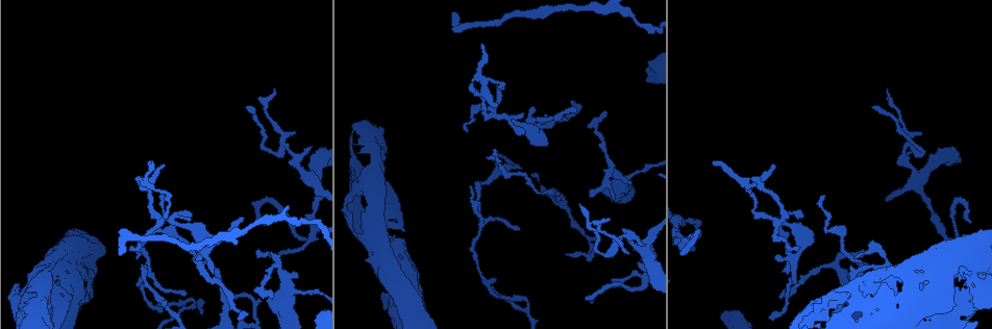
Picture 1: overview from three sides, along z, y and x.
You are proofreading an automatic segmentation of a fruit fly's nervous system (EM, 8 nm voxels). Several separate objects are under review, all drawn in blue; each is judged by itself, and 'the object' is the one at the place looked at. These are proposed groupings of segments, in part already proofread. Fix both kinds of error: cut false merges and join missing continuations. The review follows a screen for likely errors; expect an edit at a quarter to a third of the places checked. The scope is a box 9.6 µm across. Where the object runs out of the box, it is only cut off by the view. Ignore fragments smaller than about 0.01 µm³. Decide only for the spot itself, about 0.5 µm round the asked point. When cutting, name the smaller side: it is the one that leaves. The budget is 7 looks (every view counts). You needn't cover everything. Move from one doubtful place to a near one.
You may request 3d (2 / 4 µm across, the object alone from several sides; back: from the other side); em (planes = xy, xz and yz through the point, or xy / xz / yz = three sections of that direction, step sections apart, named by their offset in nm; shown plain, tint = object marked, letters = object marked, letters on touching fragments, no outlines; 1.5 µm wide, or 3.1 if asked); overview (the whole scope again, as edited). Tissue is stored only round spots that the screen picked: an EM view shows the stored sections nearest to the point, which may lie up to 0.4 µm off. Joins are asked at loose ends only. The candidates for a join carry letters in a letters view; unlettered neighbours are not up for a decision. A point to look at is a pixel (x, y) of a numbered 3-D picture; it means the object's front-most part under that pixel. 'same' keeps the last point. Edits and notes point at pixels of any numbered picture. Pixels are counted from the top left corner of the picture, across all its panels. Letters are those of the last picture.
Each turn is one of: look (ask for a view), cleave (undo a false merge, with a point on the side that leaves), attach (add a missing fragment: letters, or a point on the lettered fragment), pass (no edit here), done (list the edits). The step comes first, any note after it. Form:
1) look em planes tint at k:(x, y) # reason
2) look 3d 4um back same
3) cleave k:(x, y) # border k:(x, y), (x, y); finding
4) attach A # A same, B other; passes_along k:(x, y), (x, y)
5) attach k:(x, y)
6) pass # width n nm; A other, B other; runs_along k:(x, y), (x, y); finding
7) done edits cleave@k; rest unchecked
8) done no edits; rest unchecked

look em planes letters at 1:(481, 46) # thin end

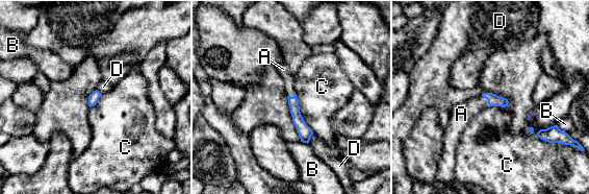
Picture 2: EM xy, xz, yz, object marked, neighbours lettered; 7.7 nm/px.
attach 2:(461, 114) # longest_contact C 360 nm; A same, B other, C other, D other; passes_along 2:(493, 100), (487, 99), (461, 114); the neuron continues

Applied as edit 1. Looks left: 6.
look em xz step 8 tint at 1:(830, 230) # abrupt turn

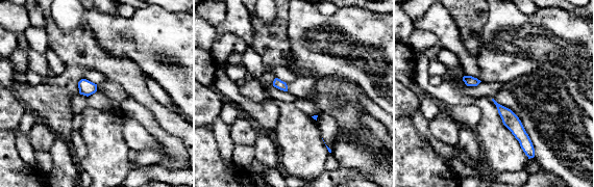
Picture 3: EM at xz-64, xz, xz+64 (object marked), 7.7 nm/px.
look em xz step 8 letters same

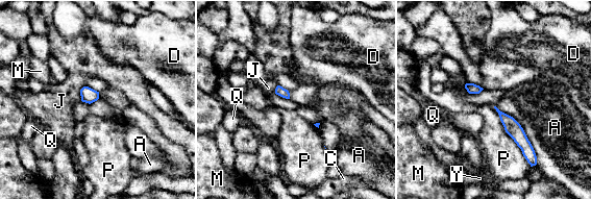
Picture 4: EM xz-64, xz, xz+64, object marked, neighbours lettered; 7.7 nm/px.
pass # width 90 nm; A other, C other, D other, J other, M other, P other, Q other, Y other; border 4:(493, 106), (505, 131), (531, 166); all the same neuron

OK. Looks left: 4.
look overview

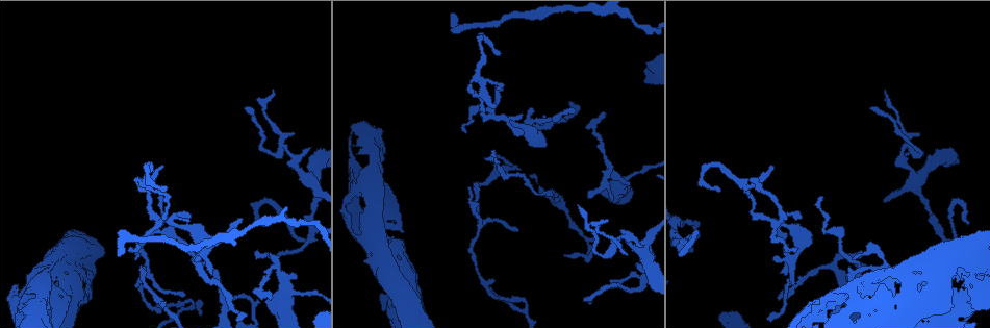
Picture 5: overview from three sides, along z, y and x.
look 3d 2um at 5:(613, 198) # thin end

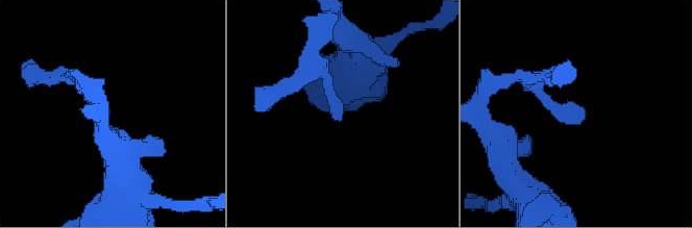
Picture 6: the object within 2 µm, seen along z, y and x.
look em planes plain at 6:(339, 119)

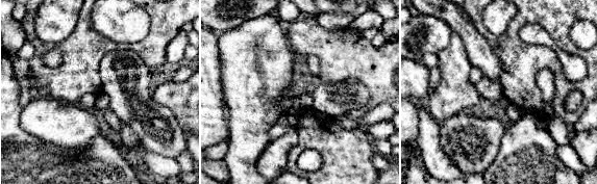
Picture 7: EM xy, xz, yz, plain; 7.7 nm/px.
look em planes letters same # what lies round it

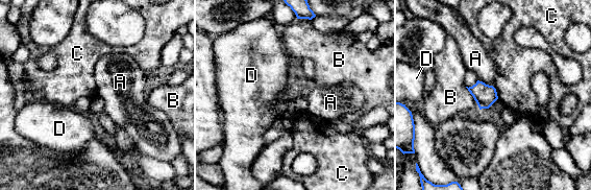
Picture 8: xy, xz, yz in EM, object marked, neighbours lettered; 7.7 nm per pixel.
pass # A other, B other, C other, D other; no lettered fragment goes on from it

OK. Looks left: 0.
done edits attach@2; rest unchecked

